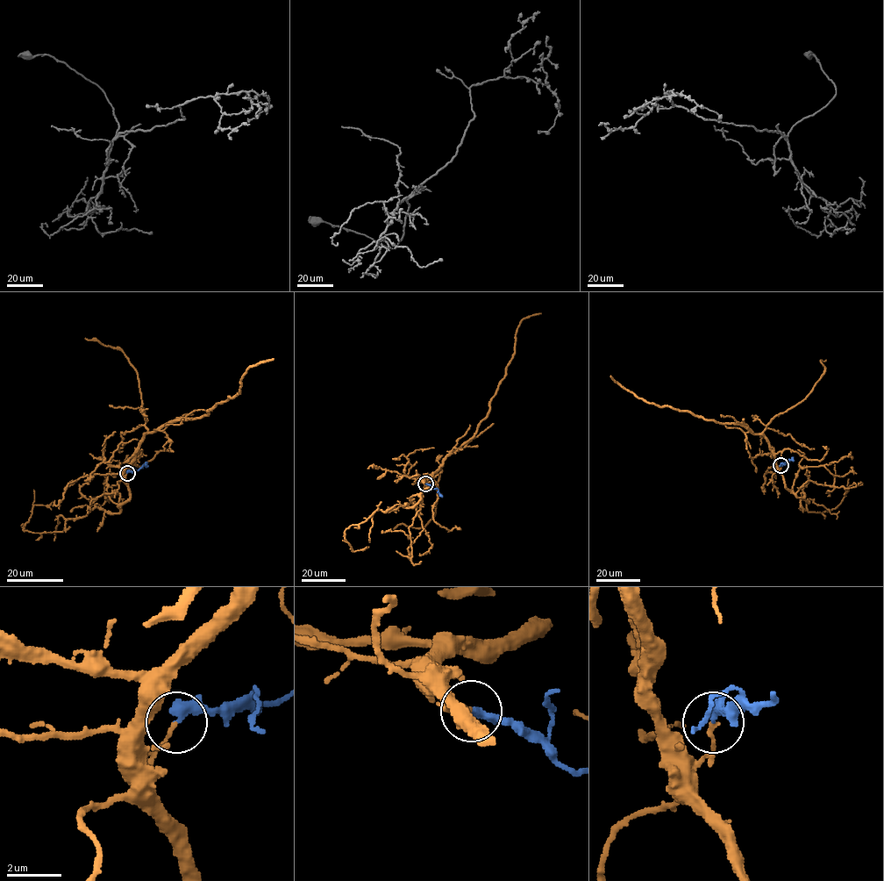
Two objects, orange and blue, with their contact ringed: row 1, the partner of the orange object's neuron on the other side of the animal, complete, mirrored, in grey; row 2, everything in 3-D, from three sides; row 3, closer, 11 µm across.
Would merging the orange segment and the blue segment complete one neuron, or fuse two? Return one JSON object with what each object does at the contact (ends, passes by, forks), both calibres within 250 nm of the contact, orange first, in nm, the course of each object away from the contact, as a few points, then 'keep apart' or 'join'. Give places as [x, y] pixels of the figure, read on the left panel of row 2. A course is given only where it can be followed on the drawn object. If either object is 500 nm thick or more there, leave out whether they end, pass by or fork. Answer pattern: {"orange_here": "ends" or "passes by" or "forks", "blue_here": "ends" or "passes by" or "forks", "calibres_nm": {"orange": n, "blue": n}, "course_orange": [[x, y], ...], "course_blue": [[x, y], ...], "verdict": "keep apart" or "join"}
{"orange_here": "ends", "blue_here": "passes by", "calibres_nm": {"orange": 140, "blue": 280}, "course_orange": [[126, 473], [123, 476], [147, 433], [207, 415], [216, 404], [239, 392], [251, 365], [274, 358]], "course_blue": [[126, 473], [148, 466]], "verdict": "join"}

